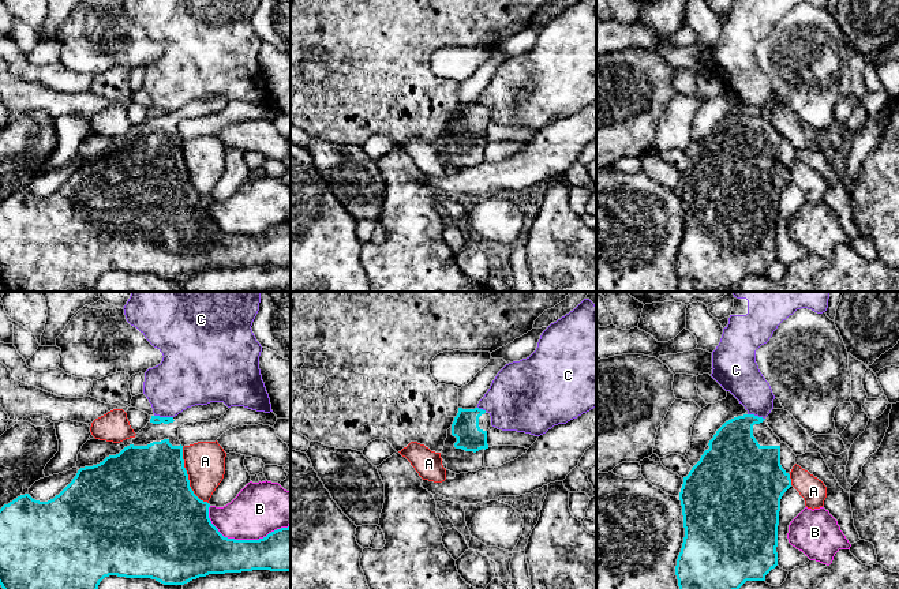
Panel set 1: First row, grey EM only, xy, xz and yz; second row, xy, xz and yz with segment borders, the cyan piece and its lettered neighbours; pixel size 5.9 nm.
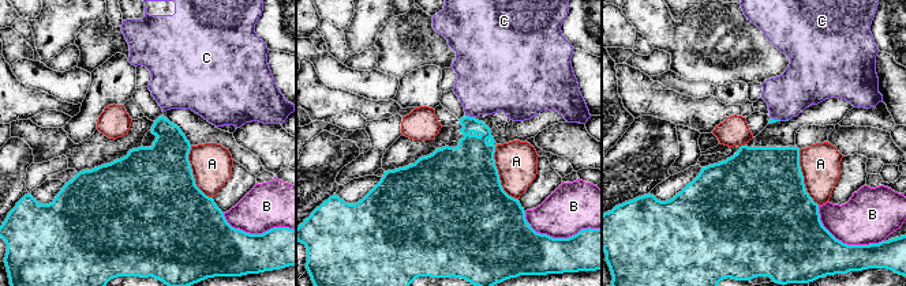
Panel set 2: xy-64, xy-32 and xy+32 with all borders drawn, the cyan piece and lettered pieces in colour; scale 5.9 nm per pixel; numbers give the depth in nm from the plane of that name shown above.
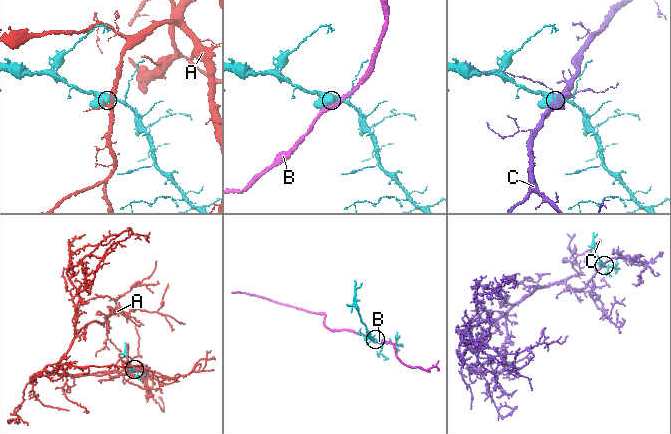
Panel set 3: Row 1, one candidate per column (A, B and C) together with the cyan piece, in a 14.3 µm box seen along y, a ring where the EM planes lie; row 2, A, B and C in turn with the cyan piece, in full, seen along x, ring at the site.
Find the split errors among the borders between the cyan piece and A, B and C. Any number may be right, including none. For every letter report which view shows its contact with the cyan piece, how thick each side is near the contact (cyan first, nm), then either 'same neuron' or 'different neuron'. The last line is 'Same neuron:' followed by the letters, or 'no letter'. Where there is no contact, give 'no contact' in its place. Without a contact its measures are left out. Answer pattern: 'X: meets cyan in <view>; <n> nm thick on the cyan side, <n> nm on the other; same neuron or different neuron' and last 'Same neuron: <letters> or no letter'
A: meets cyan in xy; 500 nm thick on the cyan side, 240 nm on the other; different neuron
B: meets cyan in xy; 300 nm thick on the cyan side, 300 nm on the other; different neuron
C: meets cyan in xy; 50 nm thick on the cyan side, 320 nm on the other; different neuron
Same neuron: no letter

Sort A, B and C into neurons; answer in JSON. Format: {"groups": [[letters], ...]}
{"groups": [["A"], ["B"], ["C"]]}

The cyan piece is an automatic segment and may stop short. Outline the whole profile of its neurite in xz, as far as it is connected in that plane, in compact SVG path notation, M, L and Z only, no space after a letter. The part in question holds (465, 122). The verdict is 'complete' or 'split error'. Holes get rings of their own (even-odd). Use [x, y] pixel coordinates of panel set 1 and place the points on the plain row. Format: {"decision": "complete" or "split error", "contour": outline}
{"decision": "split error", "contour": "M458 102L441 147L441 153L447 158L446 165L460 169L484 162L490 121L491 110L486 105Z"}

